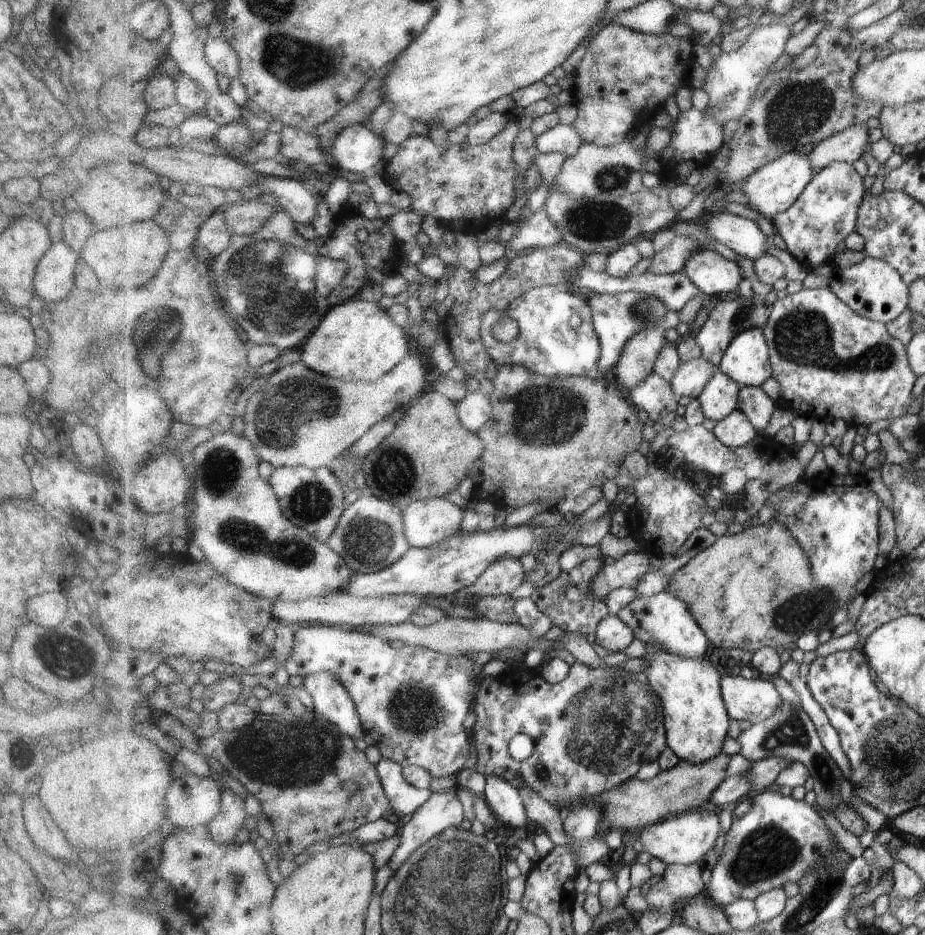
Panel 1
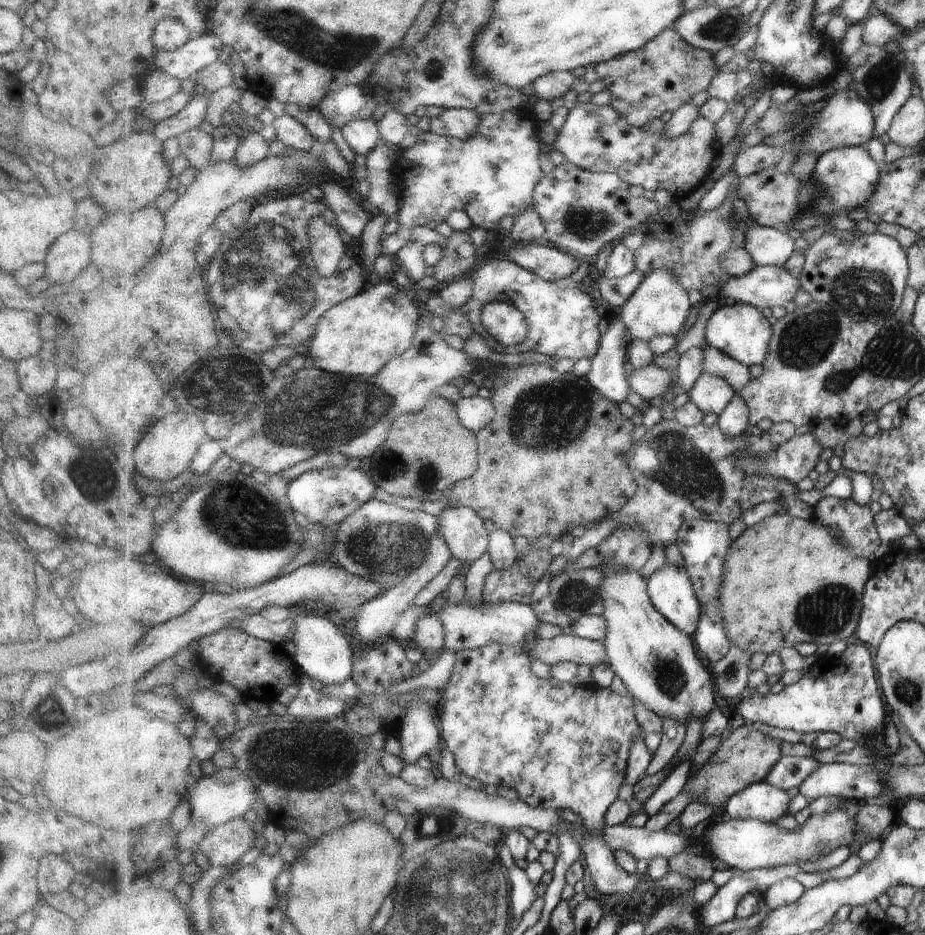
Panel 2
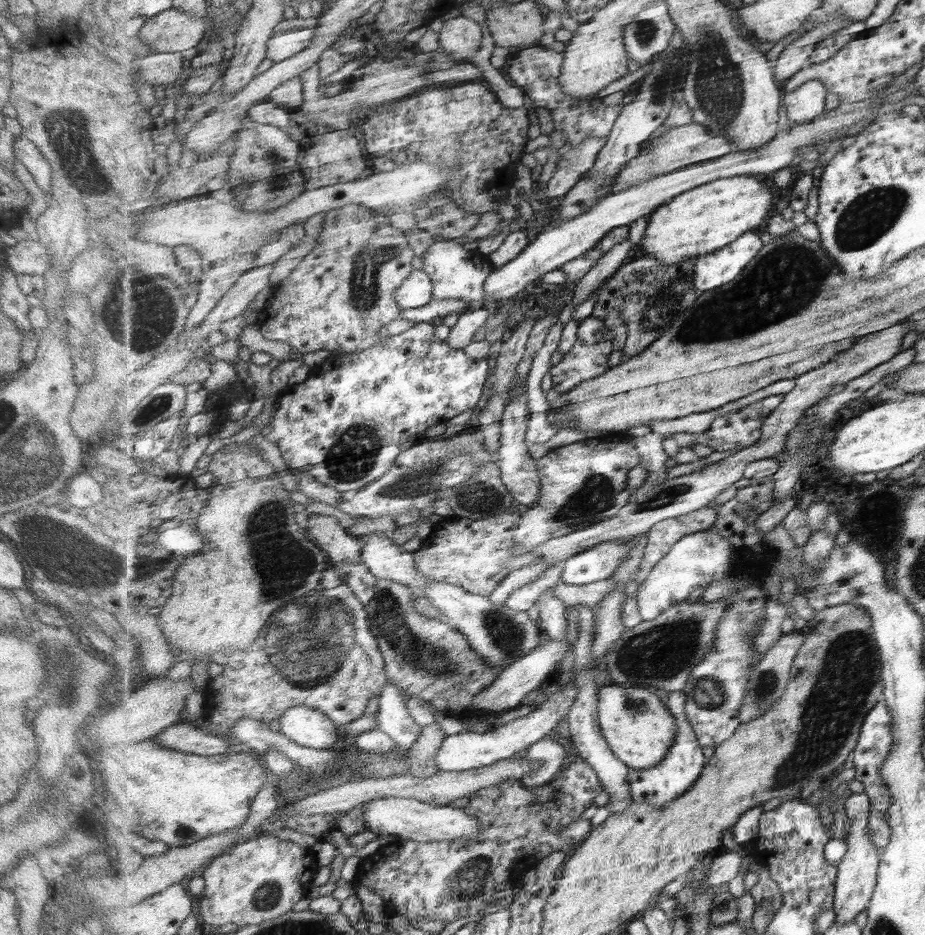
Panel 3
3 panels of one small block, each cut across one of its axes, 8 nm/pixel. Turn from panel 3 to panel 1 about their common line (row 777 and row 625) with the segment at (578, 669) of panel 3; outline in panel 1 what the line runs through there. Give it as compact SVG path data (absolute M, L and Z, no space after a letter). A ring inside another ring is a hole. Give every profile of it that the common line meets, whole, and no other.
M618 615L604 617L595 637L598 645L613 653L621 653L636 639L634 631Z

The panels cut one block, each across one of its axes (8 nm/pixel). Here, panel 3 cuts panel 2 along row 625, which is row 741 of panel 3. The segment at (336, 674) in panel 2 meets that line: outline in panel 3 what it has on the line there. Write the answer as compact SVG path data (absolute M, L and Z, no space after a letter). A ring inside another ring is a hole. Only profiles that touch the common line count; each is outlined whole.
M295 706L278 718L281 734L300 746L317 750L332 749L339 728L323 711Z

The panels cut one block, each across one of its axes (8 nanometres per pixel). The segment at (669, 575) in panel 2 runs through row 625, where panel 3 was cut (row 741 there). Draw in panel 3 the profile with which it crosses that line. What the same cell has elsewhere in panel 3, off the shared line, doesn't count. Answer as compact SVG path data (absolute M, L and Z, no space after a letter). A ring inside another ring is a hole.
M668 691L667 708L675 716L678 723L679 732L674 740L674 746L670 749L667 757L658 765L645 770L635 770L630 768L628 777L630 794L634 803L651 804L656 808L670 805L671 802L682 797L687 793L691 786L702 777L703 770L706 769L708 759L703 756L703 746L697 739L694 726L687 716L686 705L688 698L685 691Z

